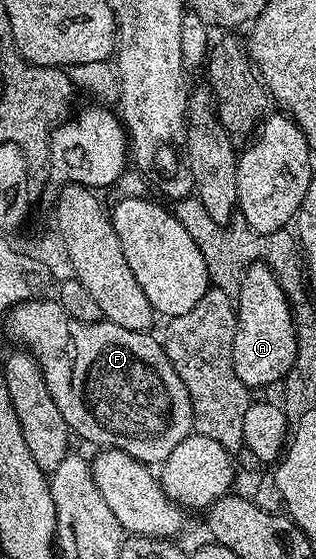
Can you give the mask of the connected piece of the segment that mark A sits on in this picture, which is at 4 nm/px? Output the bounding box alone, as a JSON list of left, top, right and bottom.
[233,265,297,391]

